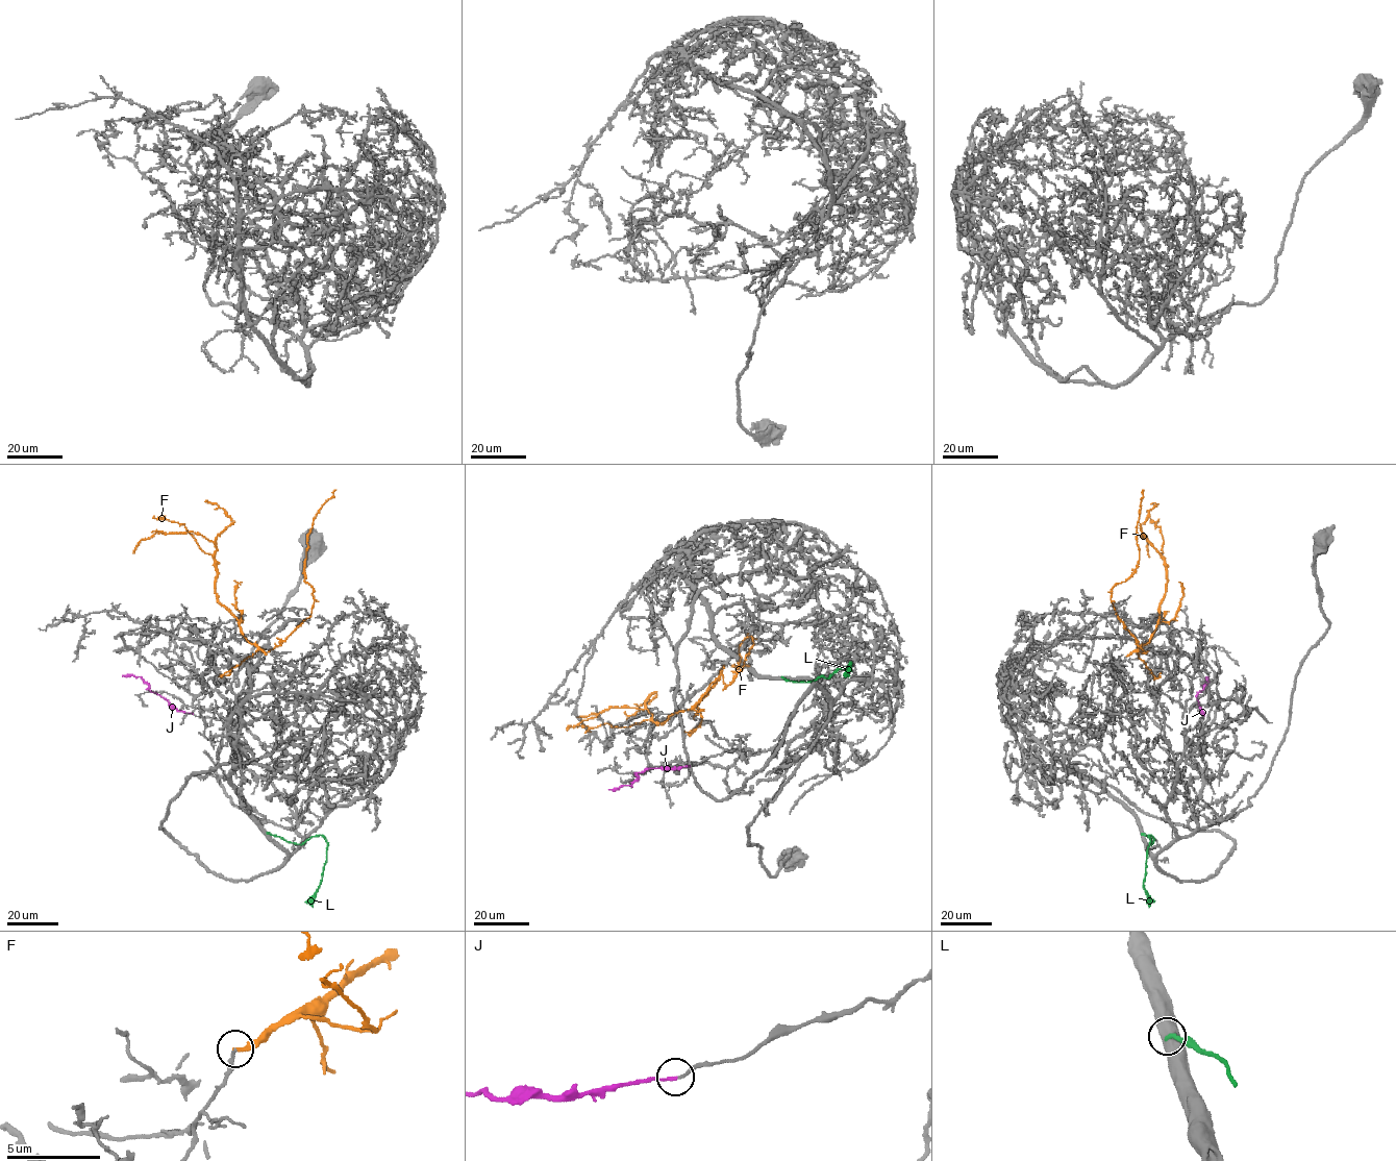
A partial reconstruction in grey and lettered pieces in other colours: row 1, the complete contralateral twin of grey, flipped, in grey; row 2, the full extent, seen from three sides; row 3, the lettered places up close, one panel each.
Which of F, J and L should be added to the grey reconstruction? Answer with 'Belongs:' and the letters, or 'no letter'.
Belongs: J

